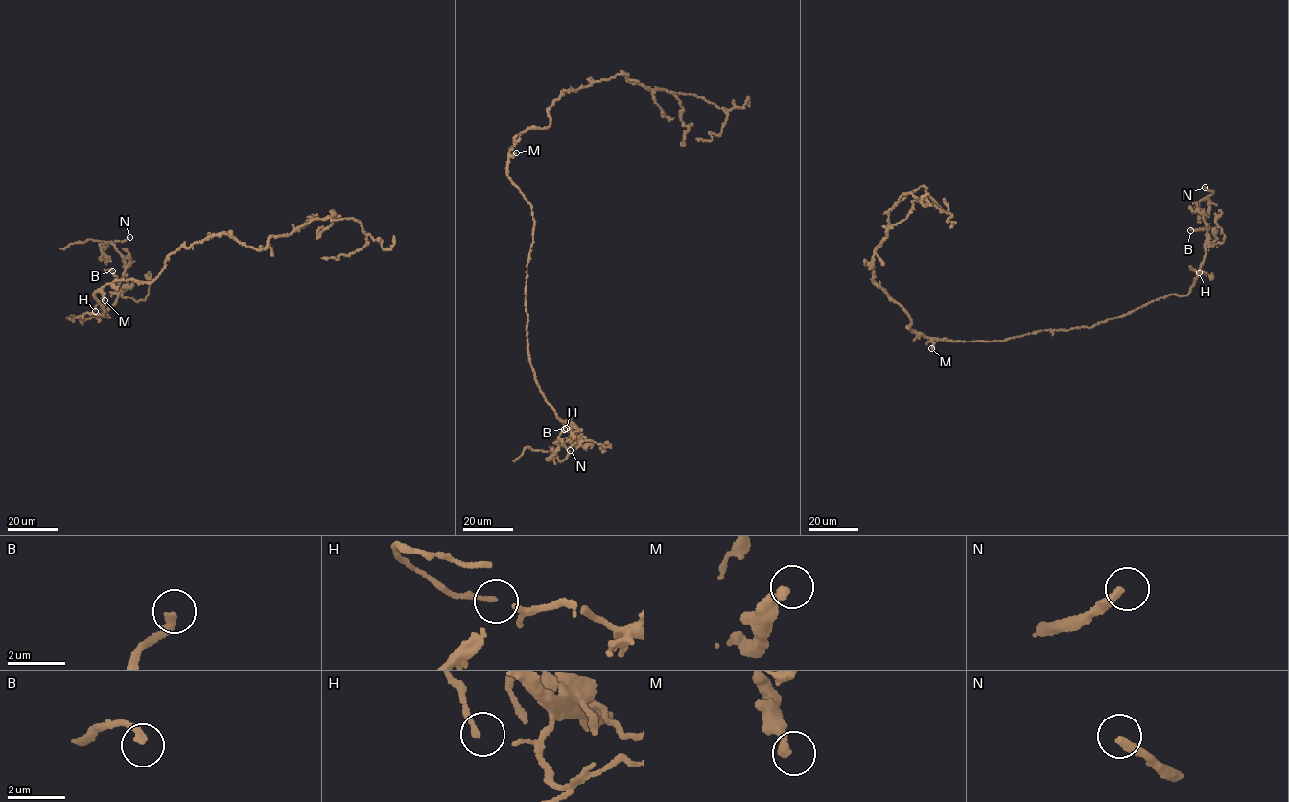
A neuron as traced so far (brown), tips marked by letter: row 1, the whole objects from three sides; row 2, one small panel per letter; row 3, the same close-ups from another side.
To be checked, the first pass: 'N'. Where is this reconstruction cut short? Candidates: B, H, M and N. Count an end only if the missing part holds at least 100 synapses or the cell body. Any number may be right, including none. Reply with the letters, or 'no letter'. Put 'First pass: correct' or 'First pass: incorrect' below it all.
N
First pass: correct

